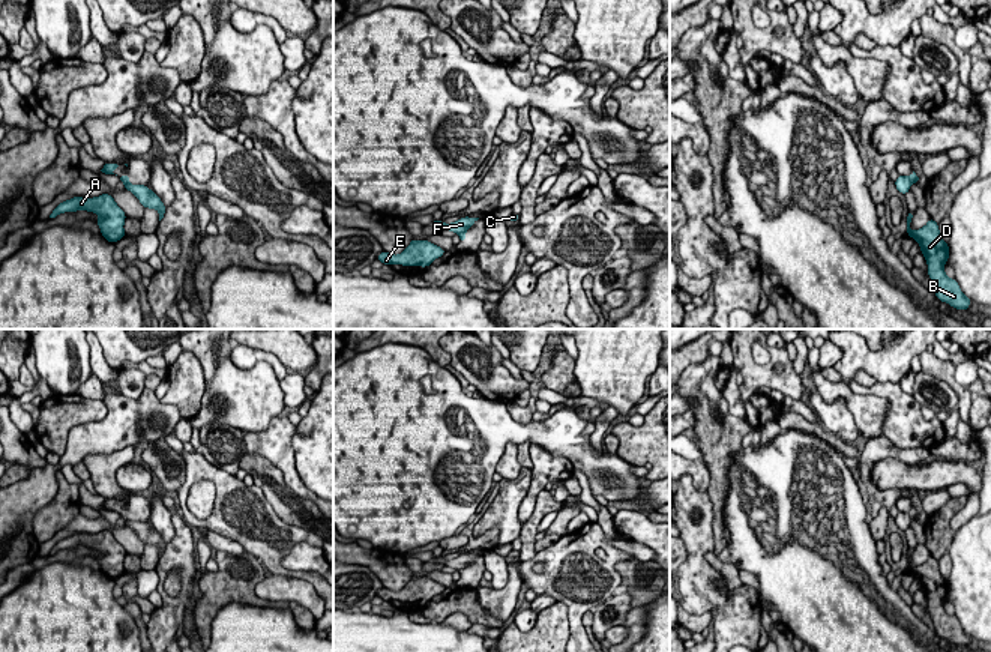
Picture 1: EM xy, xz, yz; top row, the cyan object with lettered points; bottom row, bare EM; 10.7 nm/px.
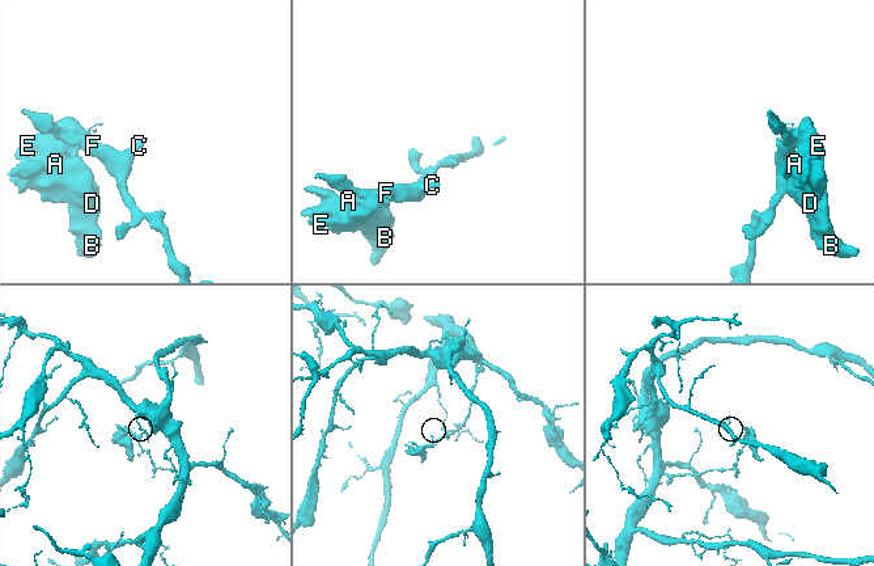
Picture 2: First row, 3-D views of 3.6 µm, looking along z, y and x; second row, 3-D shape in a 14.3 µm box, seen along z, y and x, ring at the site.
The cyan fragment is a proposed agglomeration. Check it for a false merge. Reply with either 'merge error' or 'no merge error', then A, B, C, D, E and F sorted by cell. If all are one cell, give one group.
merge error | A B D E / C F

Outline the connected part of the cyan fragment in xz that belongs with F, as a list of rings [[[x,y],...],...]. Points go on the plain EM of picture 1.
[[[459,554],[455,559],[446,560],[443,557],[434,557],[432,560],[435,560],[437,563],[443,563],[444,566],[453,568],[453,569],[464,569],[467,568],[479,554]]]

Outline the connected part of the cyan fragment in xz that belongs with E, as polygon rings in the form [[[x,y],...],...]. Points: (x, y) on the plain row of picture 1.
[[[413,575],[410,581],[398,592],[381,589],[377,596],[383,601],[402,601],[402,602],[429,602],[435,595],[443,593],[446,587],[429,577]]]

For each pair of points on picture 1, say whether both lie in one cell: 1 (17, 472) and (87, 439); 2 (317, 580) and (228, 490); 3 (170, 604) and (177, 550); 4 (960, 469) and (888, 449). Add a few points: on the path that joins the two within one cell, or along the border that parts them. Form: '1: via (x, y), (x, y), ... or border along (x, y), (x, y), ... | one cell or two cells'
1: border along (48, 463), (35, 467), (17, 481) | two cells
2: via (289, 573), (271, 559), (271, 541), (248, 519) | one cell
3: via (185, 594), (185, 565) | one cell
4: border along (891, 457), (907, 464), (927, 461) | two cells

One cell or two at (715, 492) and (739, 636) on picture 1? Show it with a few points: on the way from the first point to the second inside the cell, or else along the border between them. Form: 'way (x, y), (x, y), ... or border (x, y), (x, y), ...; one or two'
border (712, 511), (713, 552); two

